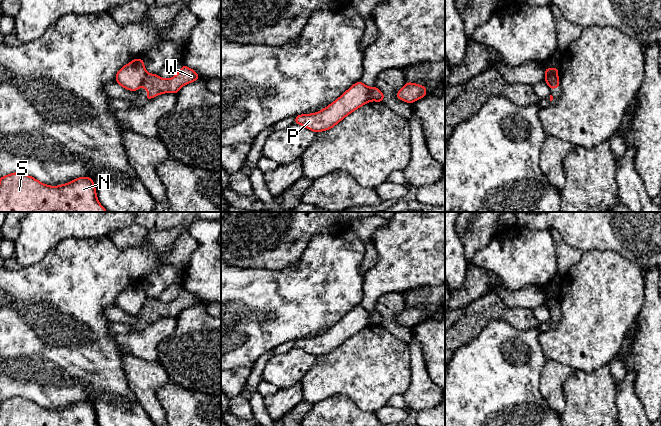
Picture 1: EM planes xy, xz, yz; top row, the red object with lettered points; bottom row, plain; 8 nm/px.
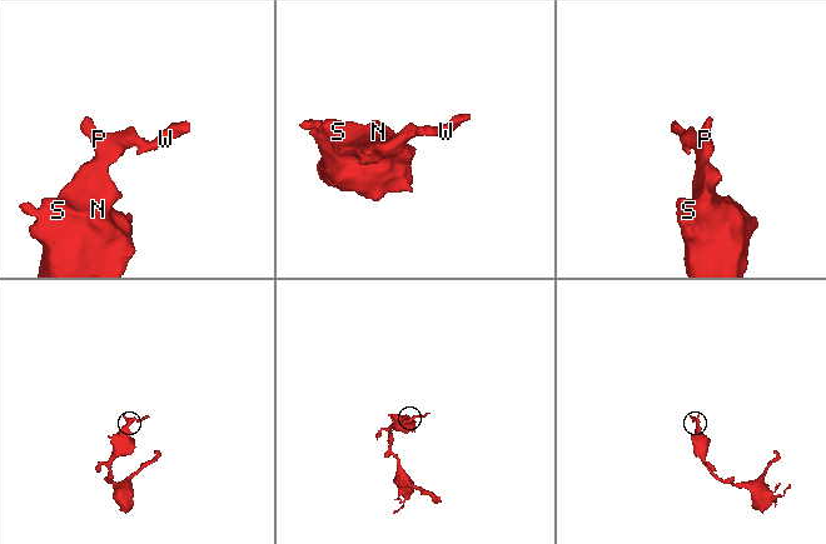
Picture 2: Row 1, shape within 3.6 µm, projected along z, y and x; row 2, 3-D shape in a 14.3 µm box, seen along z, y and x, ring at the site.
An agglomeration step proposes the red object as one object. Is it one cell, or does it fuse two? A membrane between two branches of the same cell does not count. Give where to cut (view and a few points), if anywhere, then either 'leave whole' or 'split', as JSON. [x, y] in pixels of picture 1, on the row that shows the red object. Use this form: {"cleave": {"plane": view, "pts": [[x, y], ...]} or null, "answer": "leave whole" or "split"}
{"cleave": {"plane": "yz", "pts": [[557, 76], [549, 76], [544, 80]]}, "answer": "split"}

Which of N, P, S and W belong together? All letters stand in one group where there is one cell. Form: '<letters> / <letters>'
N P S / W

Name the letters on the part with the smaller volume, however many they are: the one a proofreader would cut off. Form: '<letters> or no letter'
W

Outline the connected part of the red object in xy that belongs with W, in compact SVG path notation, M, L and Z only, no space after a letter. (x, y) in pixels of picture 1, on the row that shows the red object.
M183 64L180 71L171 79L163 79L158 74L147 73L142 86L148 91L146 101L149 101L163 93L177 94L182 86L199 79L197 72Z

